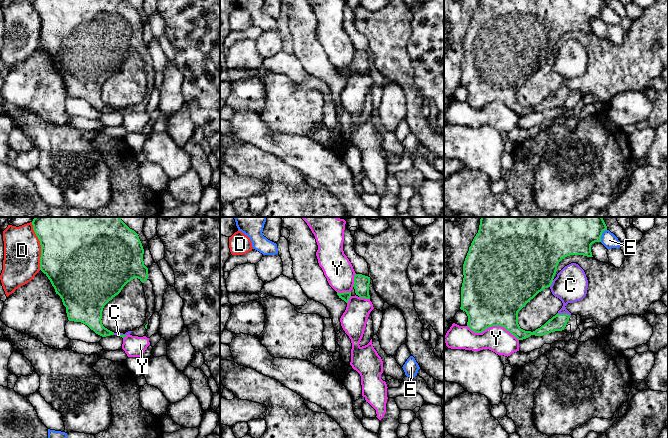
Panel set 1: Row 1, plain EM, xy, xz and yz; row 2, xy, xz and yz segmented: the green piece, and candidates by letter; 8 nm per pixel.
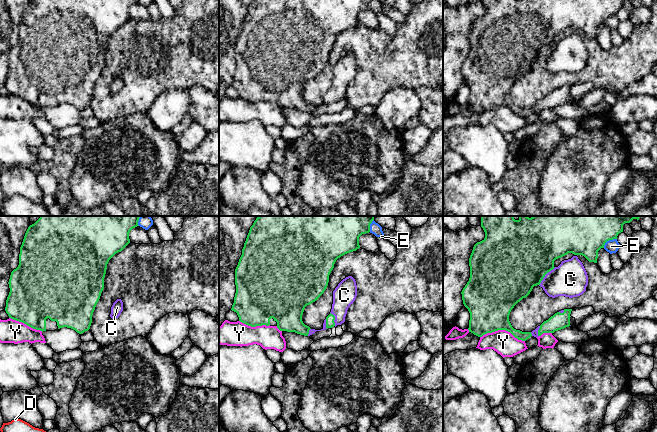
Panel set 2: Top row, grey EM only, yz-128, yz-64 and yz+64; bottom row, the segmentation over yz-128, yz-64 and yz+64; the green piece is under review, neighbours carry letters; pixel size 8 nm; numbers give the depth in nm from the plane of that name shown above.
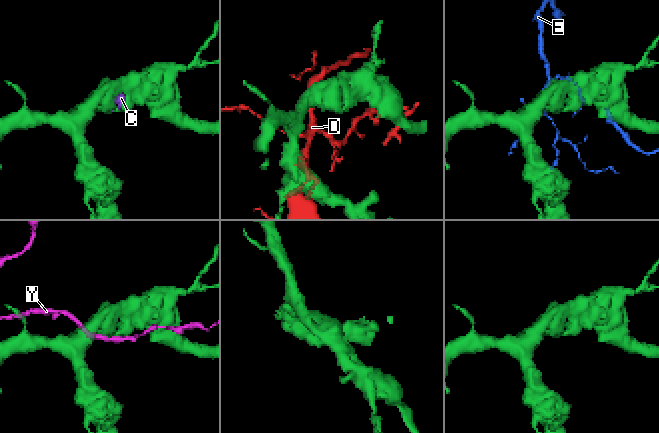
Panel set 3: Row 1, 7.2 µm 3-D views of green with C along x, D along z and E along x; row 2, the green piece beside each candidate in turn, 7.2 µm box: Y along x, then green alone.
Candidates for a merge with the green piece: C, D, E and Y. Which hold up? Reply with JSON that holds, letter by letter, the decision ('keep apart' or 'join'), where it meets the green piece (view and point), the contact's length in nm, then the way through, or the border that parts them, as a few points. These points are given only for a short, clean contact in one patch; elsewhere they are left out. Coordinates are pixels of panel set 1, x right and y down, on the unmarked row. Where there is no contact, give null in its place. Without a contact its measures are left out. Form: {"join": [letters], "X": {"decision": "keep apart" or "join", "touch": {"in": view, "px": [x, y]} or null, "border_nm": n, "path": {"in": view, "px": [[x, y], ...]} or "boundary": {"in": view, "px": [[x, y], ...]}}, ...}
{"join": ["C"], "C": {"decision": "join", "touch": {"in": "yz", "px": [564, 90]}, "border_nm": 110}, "D": {"decision": "keep apart", "touch": {"in": "xy", "px": [41, 23]}, "border_nm": 380}, "E": {"decision": "keep apart", "touch": {"in": "yz", "px": [601, 11]}, "border_nm": 120}, "Y": {"decision": "keep apart", "touch": {"in": "yz", "px": [493, 101]}, "border_nm": 440}}

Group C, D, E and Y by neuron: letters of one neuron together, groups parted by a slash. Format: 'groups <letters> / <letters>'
groups C / D / E / Y

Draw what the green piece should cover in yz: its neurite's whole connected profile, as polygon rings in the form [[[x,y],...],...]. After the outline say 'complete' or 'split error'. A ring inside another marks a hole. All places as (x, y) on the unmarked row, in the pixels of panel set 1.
[[[480,0],[463,40],[460,85],[468,92],[467,102],[475,109],[502,102],[518,116],[564,106],[571,92],[565,82],[586,72],[588,56],[576,39],[565,42],[558,50],[557,42],[570,31],[593,33],[591,21],[601,18],[605,6],[606,0]],[[548,63],[562,77],[562,84],[535,107],[521,105],[518,88]]]; split error

